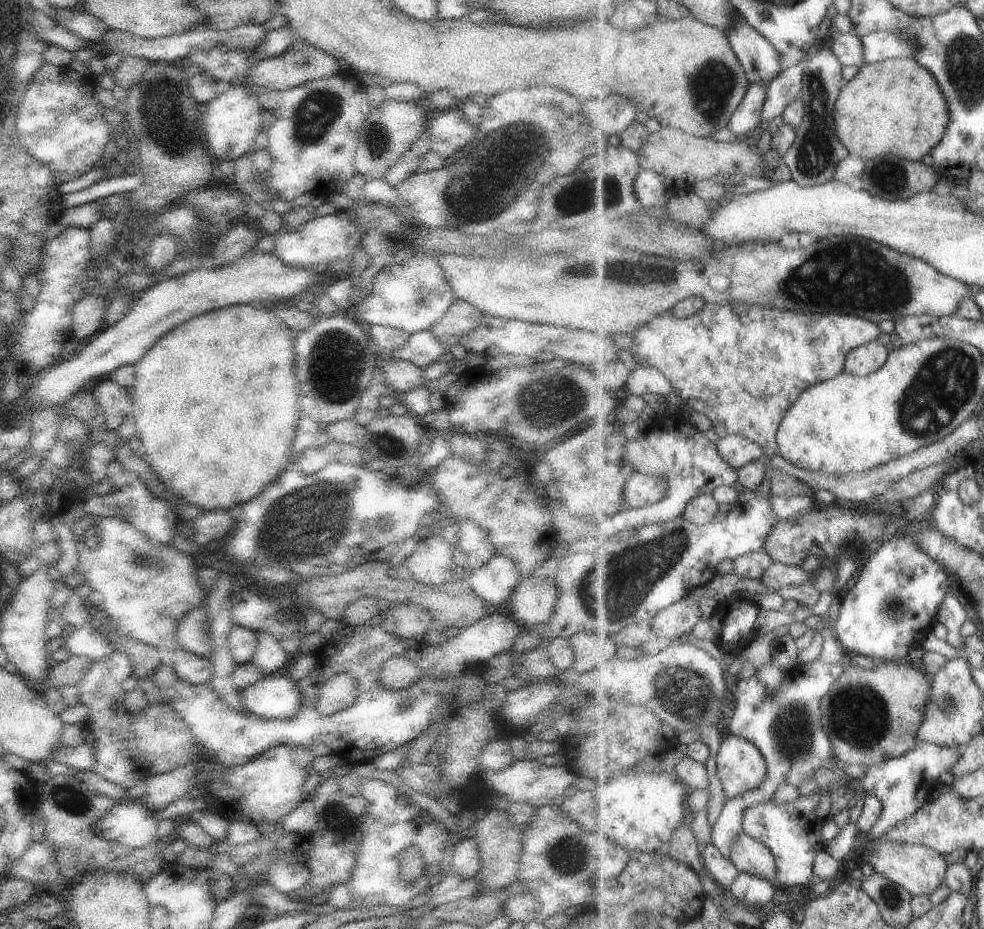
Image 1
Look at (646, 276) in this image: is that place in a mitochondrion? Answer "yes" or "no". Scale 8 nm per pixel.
yes

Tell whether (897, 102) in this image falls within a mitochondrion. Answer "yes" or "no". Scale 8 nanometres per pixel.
no

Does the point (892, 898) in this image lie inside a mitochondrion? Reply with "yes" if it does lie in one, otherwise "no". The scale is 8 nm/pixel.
yes

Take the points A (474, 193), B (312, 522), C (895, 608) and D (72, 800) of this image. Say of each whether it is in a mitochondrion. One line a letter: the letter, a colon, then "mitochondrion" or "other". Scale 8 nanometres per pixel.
A: mitochondrion
B: mitochondrion
C: mitochondrion
D: mitochondrion

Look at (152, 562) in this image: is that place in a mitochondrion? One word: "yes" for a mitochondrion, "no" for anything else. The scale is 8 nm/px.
yes

